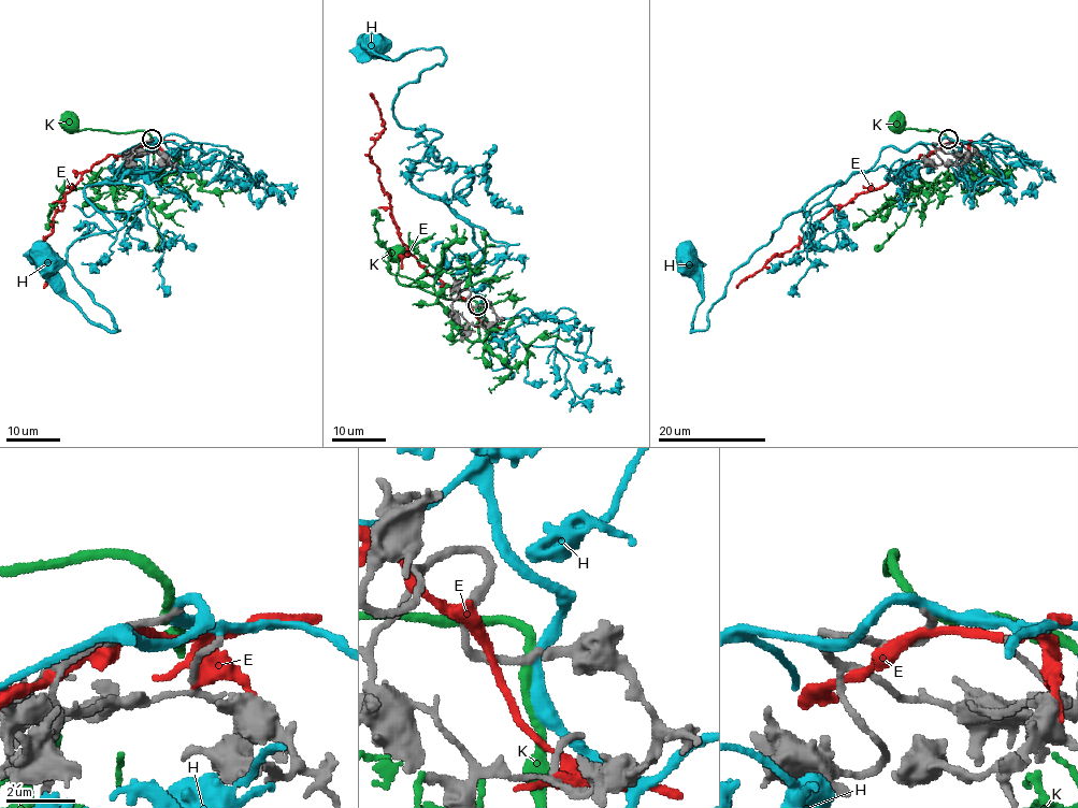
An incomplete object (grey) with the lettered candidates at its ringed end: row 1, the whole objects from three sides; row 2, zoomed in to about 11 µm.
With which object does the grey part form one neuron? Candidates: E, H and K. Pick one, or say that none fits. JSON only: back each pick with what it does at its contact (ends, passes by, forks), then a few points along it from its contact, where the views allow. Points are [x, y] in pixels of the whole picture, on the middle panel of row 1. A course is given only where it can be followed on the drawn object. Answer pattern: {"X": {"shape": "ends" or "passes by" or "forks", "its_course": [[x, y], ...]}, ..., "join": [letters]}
{"H": {"shape": "passes by", "its_course": [[478, 305], [474, 230], [411, 179], [440, 133], [403, 128], [392, 111], [445, 54], [389, 59], [376, 42]]}, "join": ["H"]}

